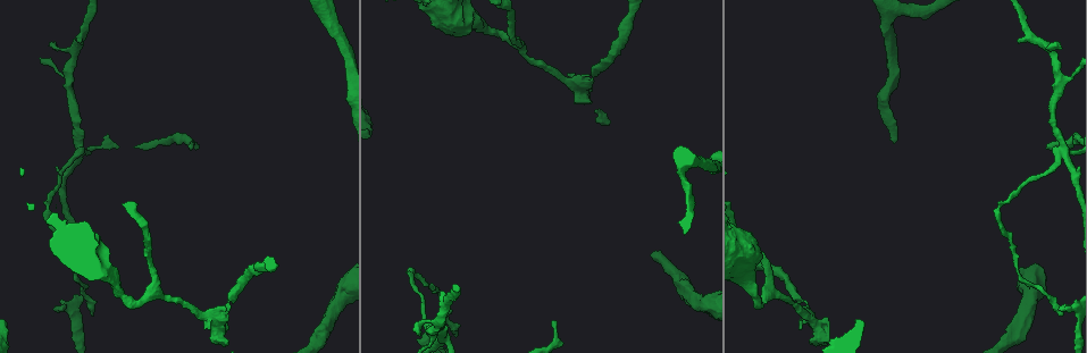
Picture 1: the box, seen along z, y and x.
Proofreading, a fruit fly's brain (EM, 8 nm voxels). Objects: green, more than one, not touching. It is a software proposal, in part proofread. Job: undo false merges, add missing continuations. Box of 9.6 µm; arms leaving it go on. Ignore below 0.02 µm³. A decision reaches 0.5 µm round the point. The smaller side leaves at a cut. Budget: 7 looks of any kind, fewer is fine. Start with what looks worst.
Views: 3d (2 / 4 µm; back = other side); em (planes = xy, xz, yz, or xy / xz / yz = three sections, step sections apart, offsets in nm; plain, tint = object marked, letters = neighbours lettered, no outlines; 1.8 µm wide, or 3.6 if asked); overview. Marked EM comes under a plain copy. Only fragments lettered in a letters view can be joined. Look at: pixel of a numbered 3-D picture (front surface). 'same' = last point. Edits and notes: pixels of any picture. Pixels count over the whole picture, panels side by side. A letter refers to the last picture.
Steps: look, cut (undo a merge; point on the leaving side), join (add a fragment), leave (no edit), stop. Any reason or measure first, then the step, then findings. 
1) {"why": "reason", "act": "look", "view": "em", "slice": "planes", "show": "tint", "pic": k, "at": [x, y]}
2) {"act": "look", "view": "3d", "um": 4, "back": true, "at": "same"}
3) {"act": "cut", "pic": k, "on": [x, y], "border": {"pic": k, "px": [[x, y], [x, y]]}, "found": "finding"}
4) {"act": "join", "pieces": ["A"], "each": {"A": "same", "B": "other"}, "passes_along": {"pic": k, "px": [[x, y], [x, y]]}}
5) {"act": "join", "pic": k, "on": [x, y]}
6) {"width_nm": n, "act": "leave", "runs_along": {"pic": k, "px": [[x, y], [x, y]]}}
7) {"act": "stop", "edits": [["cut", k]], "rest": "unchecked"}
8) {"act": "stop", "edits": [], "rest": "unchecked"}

{"why": "calibre changes", "act": "look", "view": "em", "slice": "xy", "step": 16, "show": "tint", "pic": 1, "at": [78, 152]}

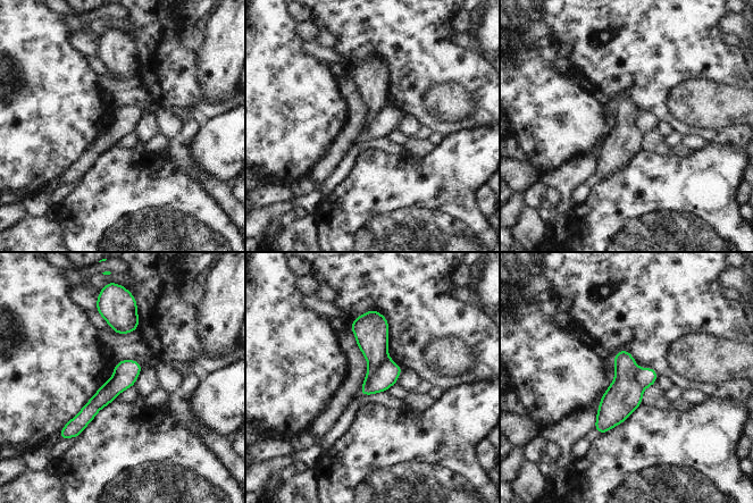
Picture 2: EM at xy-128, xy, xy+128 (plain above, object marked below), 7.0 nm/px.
{"why": "cut it another way", "act": "look", "view": "em", "slice": "planes", "show": "letters", "at": "same"}

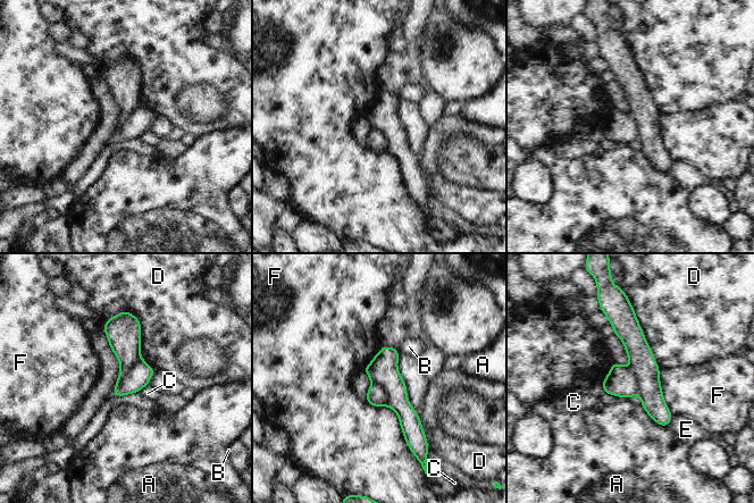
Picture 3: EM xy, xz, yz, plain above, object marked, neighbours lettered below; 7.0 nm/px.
{"longest_contact_nm": ["D", 500], "act": "cut", "pic": 3, "on": [383, 370], "each": {"A": "other", "B": "other", "C": "other", "D": "other", "E": "other", "F": "other"}, "part_leaving": {"pic": 3, "px": [[384, 349], [385, 374], [415, 438]]}, "found": "a second neuron is stuck on"}

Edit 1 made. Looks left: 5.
{"why": "redraw", "act": "look", "view": "overview"}

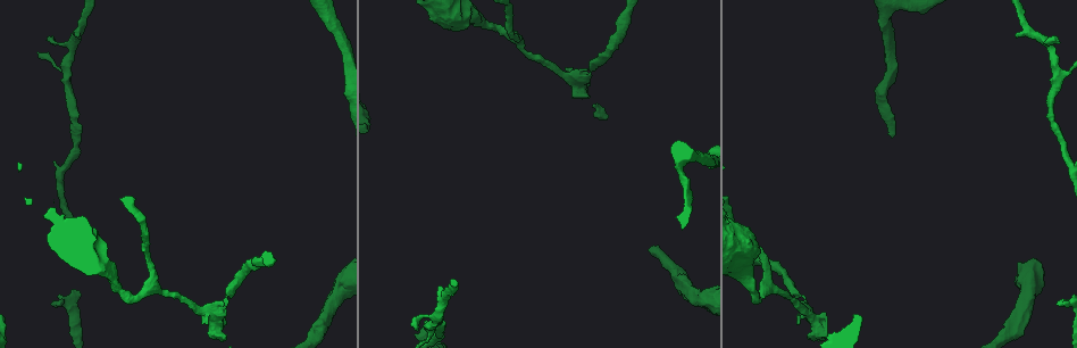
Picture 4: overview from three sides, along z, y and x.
{"why": "long arm stops here", "act": "look", "view": "3d", "um": 2, "pic": 4, "at": [1058, 304]}

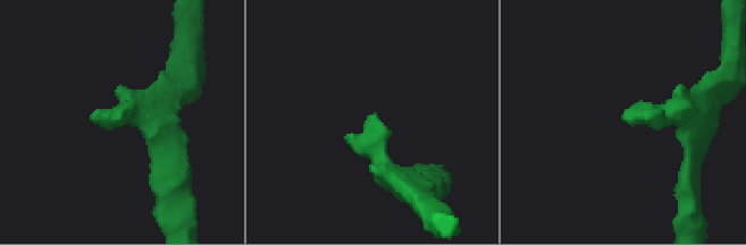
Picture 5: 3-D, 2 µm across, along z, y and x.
{"act": "look", "view": "em", "slice": "yz", "step": 4, "show": "tint", "pic": 5, "at": [623, 116]}

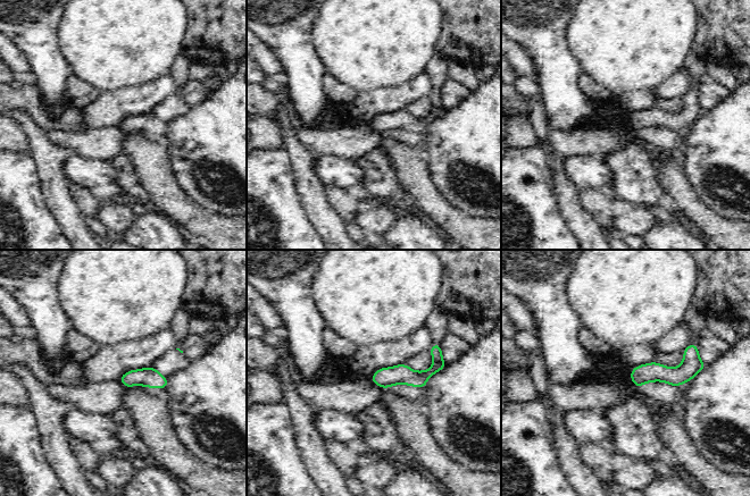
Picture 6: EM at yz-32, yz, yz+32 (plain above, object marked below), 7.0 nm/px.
{"act": "look", "view": "em", "slice": "planes", "show": "letters", "at": "same"}

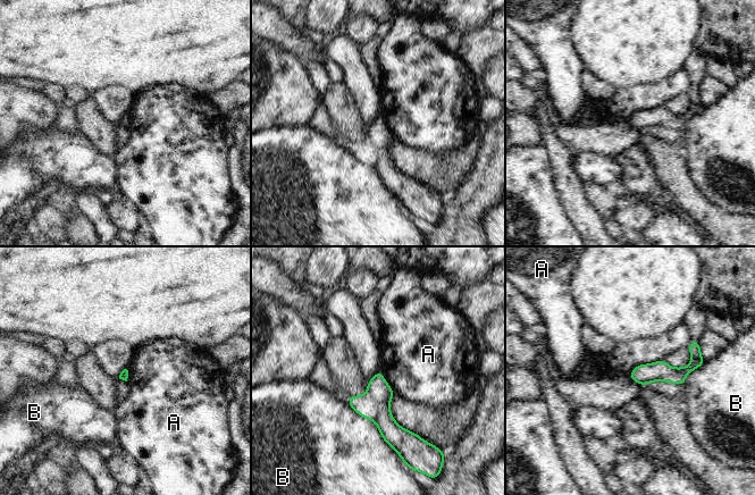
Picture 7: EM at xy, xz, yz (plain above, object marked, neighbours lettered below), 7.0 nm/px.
{"act": "leave", "each": {"A": "other", "B": "other"}, "border": {"pic": 7, "px": [[380, 369], [384, 379], [394, 392]]}, "found": "no lettered fragment goes on from it"}

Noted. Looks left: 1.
{"why": "branch stops here", "act": "look", "view": "em", "slice": "xy", "step": 16, "show": "letters", "pic": 4, "at": [52, 42]}

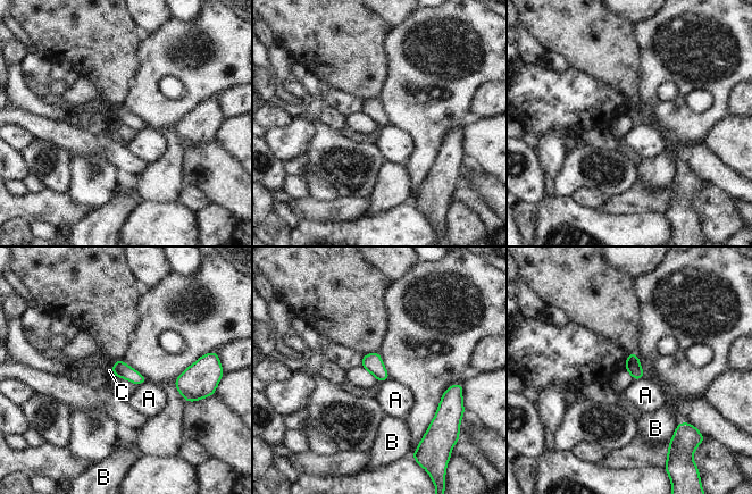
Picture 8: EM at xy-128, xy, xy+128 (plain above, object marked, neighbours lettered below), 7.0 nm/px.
{"width_nm": 110, "act": "leave", "each": {"A": "other", "B": "other", "C": "other"}, "border": {"pic": 8, "px": [[390, 378], [378, 383]]}, "found": "no lettered fragment goes on from it"}

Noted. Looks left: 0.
{"act": "stop", "edits": [["cut", 3]], "rest": "unchecked"}

